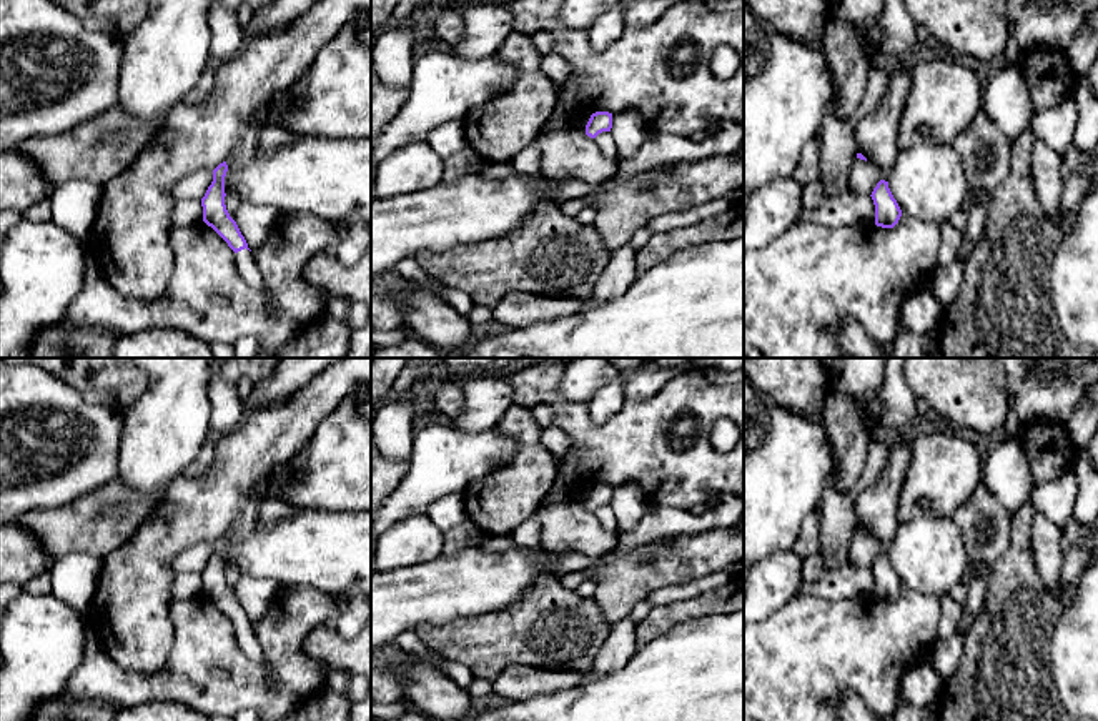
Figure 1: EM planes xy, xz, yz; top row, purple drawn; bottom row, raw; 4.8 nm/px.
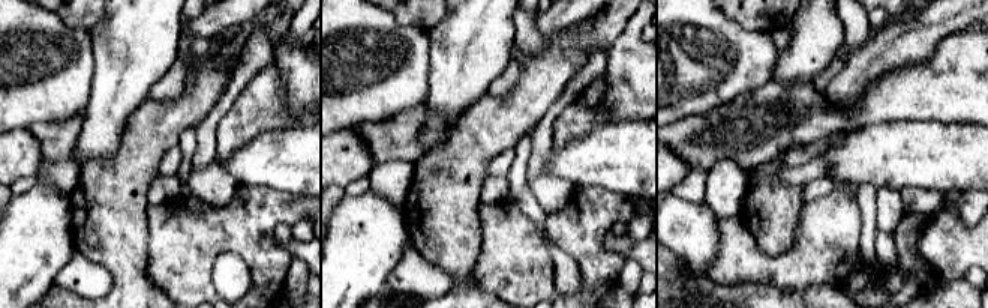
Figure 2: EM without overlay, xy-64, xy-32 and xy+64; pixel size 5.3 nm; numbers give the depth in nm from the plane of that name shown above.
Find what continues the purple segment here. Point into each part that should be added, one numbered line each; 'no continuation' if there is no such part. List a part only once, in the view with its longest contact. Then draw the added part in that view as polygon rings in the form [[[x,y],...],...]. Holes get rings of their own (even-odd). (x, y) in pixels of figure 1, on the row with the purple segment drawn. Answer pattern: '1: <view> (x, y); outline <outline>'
1: xy (248, 270); outline [[[241,250],[235,253],[236,256],[236,265],[240,270],[241,278],[255,290],[265,291],[266,285],[263,280],[263,275],[258,268],[258,265],[253,260],[253,253],[250,250]]]

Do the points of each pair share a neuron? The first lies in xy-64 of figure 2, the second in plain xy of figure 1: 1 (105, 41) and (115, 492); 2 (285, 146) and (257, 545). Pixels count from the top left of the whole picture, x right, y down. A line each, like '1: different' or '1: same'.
1: different
2: same

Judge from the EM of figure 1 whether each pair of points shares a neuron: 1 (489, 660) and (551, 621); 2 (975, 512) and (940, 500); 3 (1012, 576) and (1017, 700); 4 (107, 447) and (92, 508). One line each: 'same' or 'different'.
1: same
2: different
3: same
4: different

